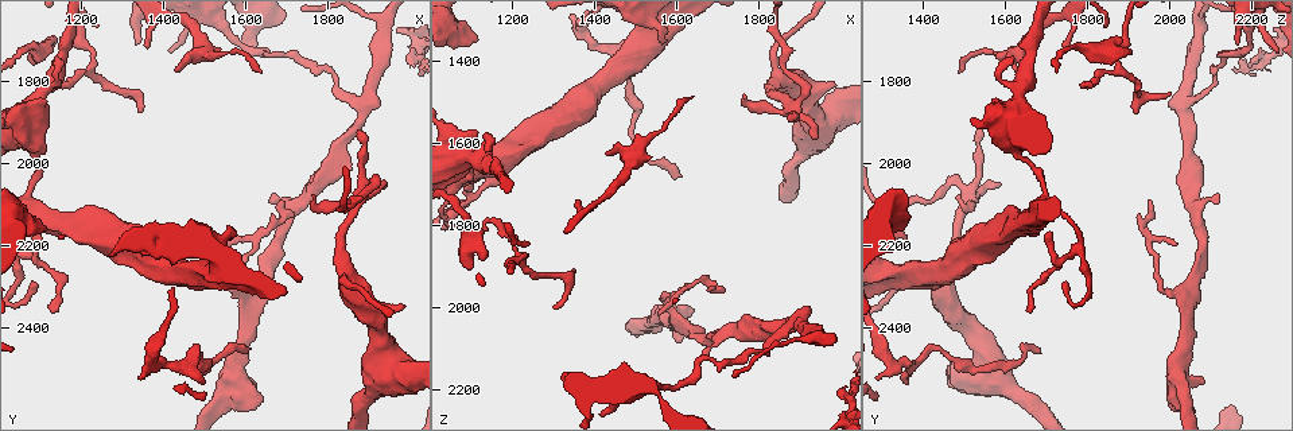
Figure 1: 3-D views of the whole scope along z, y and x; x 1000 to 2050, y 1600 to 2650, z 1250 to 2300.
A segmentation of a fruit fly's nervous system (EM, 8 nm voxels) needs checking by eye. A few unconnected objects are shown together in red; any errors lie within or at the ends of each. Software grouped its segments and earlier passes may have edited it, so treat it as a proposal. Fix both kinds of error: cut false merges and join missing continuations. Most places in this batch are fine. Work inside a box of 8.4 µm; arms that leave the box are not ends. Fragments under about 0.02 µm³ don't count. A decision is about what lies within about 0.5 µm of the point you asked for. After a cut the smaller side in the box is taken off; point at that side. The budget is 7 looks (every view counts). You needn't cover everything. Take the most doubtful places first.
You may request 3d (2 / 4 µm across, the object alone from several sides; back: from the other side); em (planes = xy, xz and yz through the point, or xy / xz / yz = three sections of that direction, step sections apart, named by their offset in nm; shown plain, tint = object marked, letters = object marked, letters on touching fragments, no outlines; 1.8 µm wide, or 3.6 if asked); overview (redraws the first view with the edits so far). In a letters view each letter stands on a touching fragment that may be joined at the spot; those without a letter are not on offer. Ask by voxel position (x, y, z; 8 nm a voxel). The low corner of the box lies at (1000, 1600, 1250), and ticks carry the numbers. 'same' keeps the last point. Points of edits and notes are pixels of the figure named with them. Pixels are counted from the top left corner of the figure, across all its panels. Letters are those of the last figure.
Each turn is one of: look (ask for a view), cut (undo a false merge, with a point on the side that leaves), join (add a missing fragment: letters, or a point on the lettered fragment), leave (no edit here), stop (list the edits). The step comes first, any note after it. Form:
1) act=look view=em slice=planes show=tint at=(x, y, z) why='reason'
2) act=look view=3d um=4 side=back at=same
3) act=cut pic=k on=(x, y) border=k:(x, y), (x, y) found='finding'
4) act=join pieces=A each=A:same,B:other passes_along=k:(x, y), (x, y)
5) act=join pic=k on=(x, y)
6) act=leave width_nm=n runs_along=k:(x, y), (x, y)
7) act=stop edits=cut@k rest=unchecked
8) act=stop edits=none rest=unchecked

act=look view=3d um=2 at=(1860, 1850, 2055) why='thick turns thin'

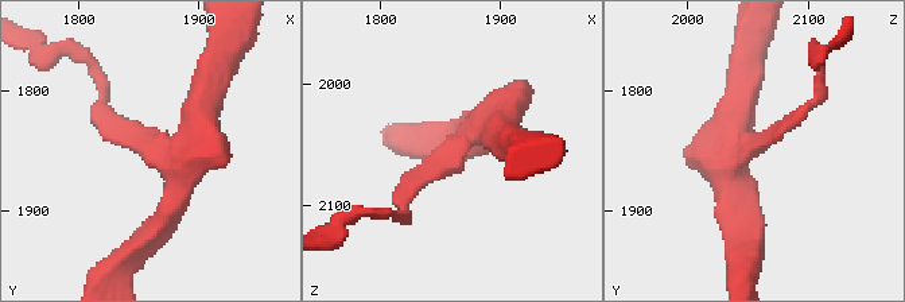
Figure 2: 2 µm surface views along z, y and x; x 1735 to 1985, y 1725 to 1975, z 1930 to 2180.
act=look view=em slice=yz step=4 show=tint at=(1860, 1850, 2052) arms=3 why='shape alone is not enough'

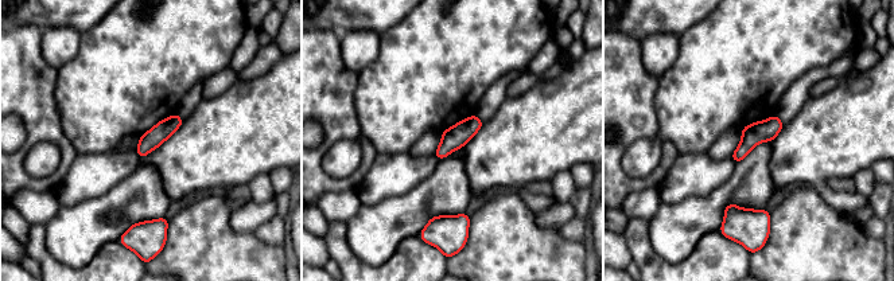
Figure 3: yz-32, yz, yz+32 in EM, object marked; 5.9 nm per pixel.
act=look view=em slice=yz step=4 show=letters at=same why='what lies round it'

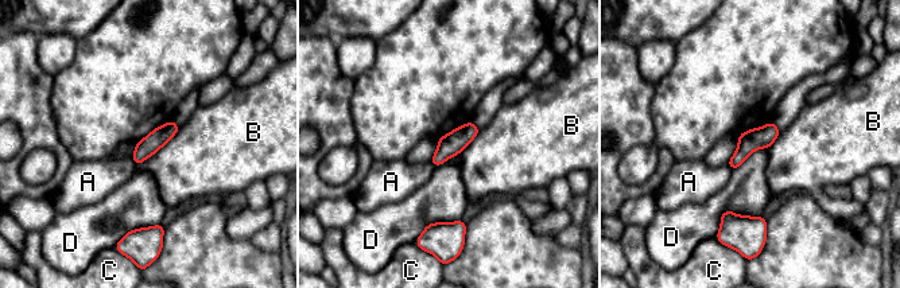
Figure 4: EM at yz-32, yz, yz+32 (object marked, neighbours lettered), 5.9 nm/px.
act=leave width_nm=120 each=A:other,B:other,C:other,D:other border=4:(761, 216), (726, 210), (716, 234) found='one cell here'

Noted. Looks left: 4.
act=look view=3d um=4 at=(1430, 1770, 1625) why='tapers out'

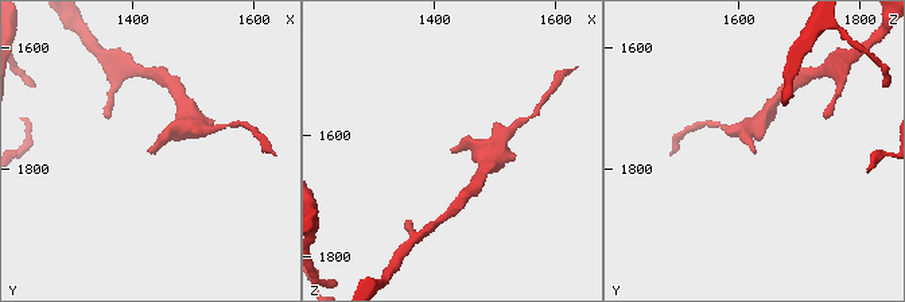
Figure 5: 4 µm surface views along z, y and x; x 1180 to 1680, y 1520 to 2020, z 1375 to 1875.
act=look view=em slice=yz step=8 show=letters at=(1430, 1775, 1630)

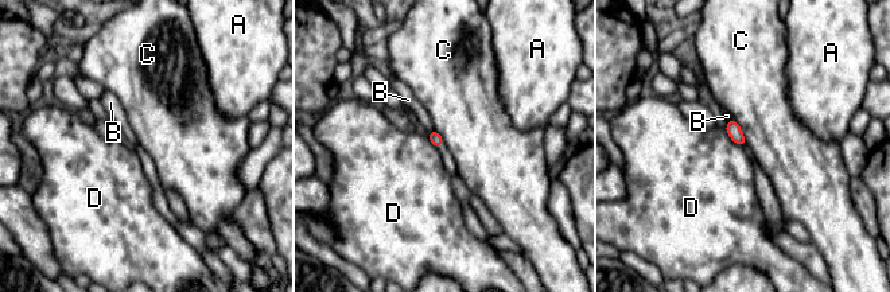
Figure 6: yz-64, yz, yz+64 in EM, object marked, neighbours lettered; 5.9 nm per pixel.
act=look view=em slice=planes show=letters at=same why='cut it another way'

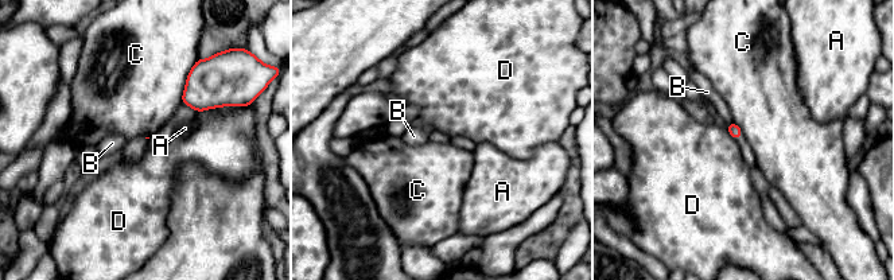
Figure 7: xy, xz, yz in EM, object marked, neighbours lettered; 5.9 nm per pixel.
act=leave each=A:other,B:other,C:other,D:other border=7:(194, 63), (187, 76), (181, 102) found='none of them fits'

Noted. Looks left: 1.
act=look view=em slice=planes show=letters at=(1110, 2155, 1345) why='free end'

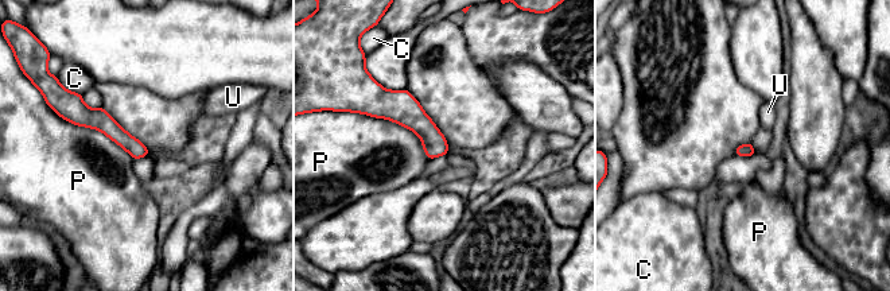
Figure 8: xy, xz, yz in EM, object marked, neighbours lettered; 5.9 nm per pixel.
act=leave each=C:other,P:other,U:other border=8:(358, 112), (409, 128), (430, 159) found='none of them fits'

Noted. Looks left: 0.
act=stop edits=none rest=unchecked

